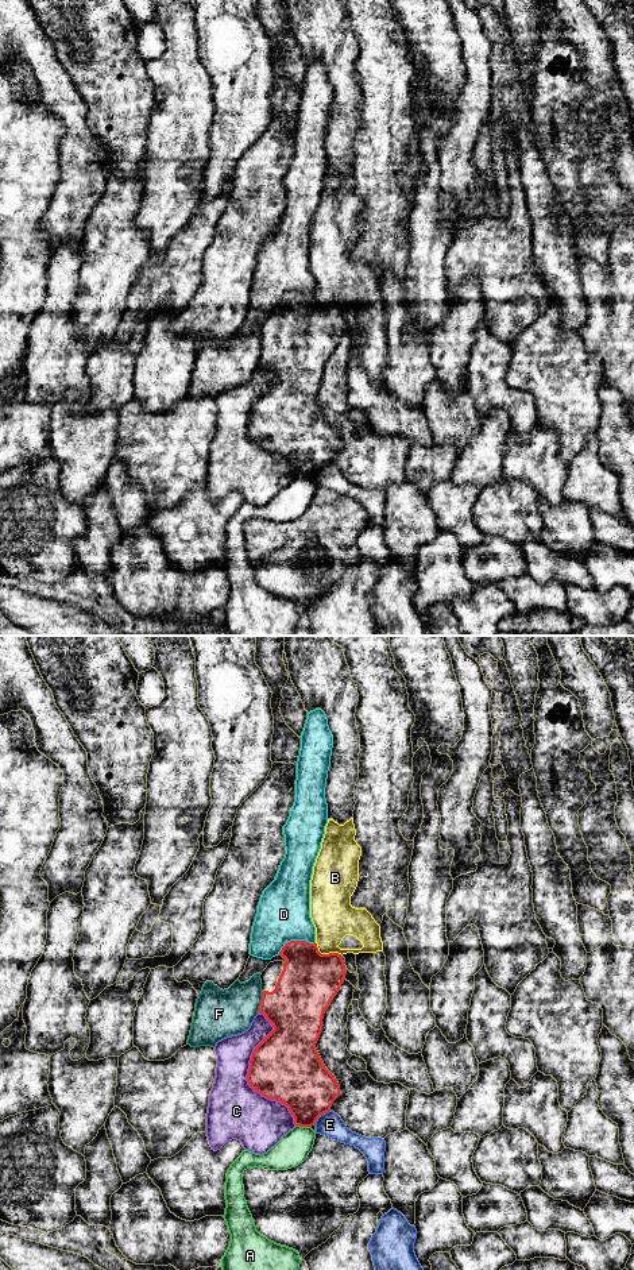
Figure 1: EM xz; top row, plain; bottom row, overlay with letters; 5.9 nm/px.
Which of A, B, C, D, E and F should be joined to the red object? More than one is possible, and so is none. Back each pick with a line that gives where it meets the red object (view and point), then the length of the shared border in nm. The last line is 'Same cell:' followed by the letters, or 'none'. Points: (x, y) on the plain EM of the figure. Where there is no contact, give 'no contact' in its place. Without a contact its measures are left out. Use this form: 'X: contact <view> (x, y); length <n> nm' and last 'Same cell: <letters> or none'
Same cell: none

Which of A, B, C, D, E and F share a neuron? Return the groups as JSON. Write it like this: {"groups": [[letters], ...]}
{"groups": [["A"], ["B"], ["C"], ["D"], ["E"], ["F"]]}

